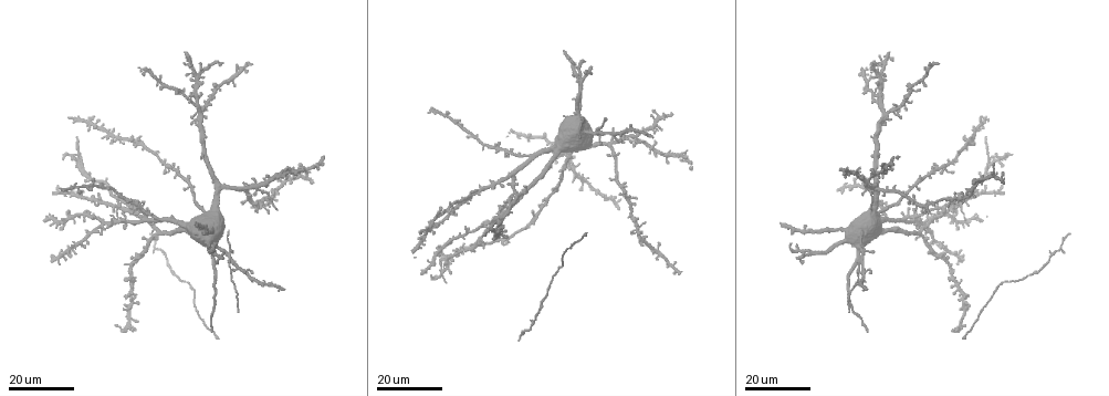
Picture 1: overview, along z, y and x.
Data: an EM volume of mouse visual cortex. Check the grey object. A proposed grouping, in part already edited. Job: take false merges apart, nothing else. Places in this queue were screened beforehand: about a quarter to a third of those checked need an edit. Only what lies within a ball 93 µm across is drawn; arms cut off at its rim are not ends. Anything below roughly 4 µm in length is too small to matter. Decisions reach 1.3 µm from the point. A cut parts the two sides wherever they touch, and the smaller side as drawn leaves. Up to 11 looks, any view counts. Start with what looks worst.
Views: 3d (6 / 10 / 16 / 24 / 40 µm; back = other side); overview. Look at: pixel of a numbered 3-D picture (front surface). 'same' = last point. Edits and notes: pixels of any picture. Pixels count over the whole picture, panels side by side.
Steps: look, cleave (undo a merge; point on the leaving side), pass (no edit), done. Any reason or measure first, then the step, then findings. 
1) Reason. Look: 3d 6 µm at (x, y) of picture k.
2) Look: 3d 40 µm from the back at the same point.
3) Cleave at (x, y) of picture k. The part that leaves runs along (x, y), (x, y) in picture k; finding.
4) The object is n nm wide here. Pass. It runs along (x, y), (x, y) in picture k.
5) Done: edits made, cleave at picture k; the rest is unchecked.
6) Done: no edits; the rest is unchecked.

Small branch off a trunk. Look: 3d 24 µm at (228, 251) of picture 1.

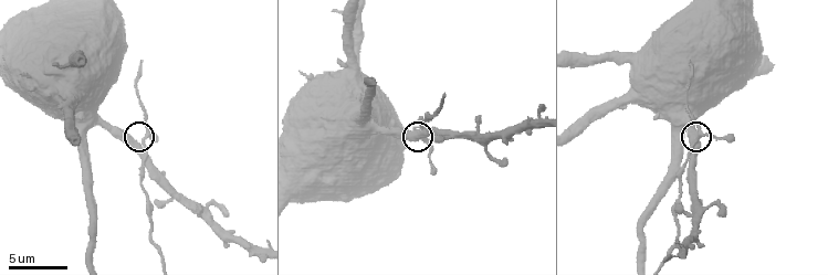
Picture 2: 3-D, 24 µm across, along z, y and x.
Look: 3d 6 µm at (144, 142) of picture 2.

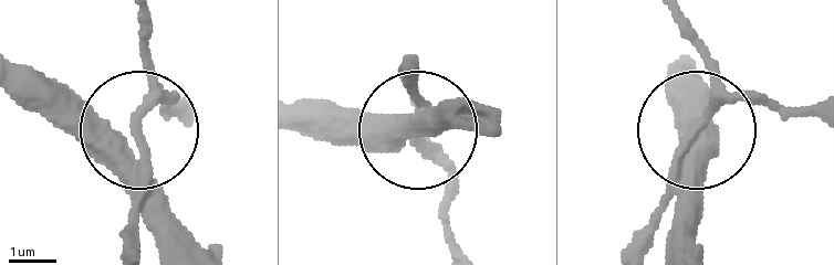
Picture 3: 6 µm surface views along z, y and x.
The side arm is 8 µm long. Pass. It runs along (21, 65), (128, 129), (153, 82), (153, 27) in picture 3; one neuron here.

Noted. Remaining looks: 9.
Look: 3d 24 µm at (116, 200) of picture 1.

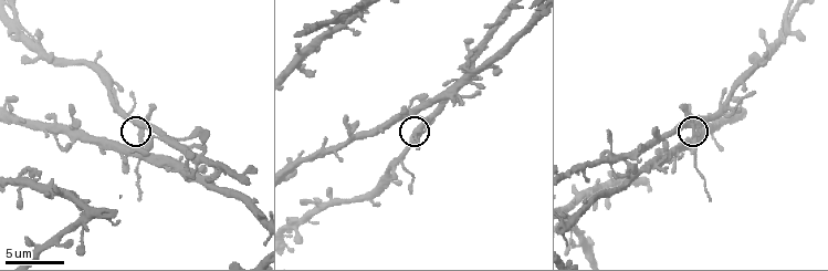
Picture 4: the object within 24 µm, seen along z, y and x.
Look: 3d 10 µm at (694, 132) of picture 4.

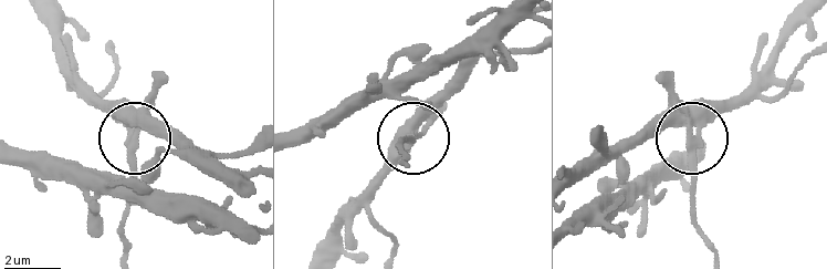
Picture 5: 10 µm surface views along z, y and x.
Pass. It runs along (243, 192), (210, 158), (138, 127), (129, 210) in picture 5; one neuron here.

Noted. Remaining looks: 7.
Branch point. Look: 3d 16 µm at (255, 189) of picture 1.

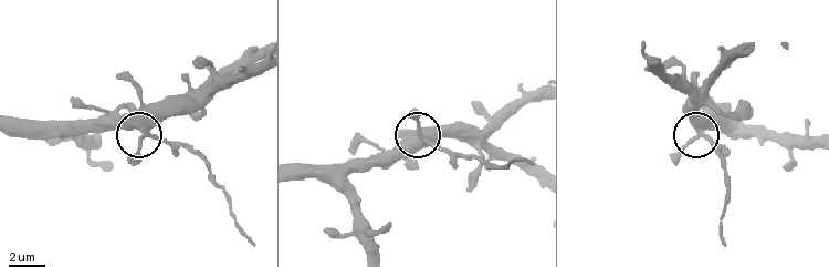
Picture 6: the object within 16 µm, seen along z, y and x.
Closer look. Look: 3d 6 µm at (699, 130) of picture 6.

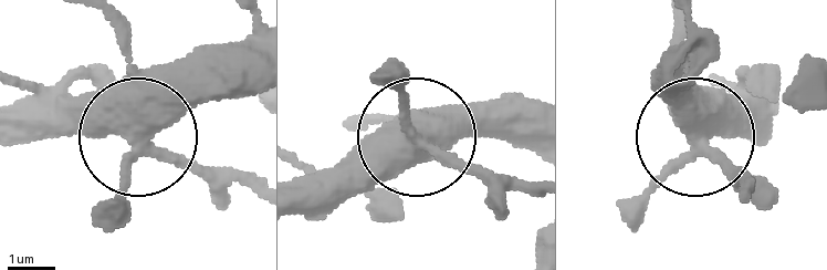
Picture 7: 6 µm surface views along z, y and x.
The side arm is 11 µm long. Pass. It runs along (19, 127), (138, 136), (217, 195) in picture 7; all the same neuron.

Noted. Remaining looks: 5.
Three arms meet. Look: 3d 6 µm at (791, 20) of picture 4.

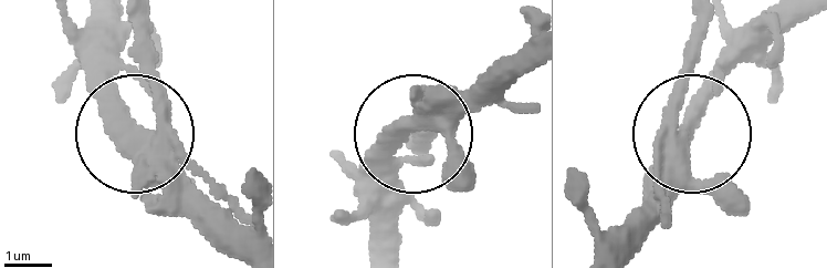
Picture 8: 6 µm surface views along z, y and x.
3 arms meet here. Pass. It runs along (596, 254), (680, 135), (671, 99), (695, 20) in picture 8; continuous, no second neuron.

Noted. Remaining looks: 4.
Thick turns thin. Look: 3d 16 µm at (960, 296) of picture 1.

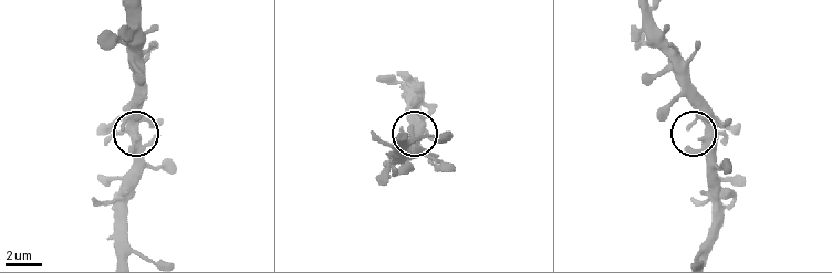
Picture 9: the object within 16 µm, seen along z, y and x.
Look: 3d 6 µm at (708, 142) of picture 9.

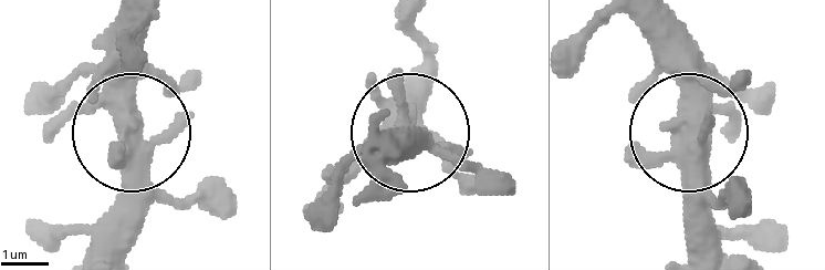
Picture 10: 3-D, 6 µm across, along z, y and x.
5 arms meet here. Pass. All the same neuron.

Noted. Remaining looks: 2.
Done: no edits; the rest is unchecked.

